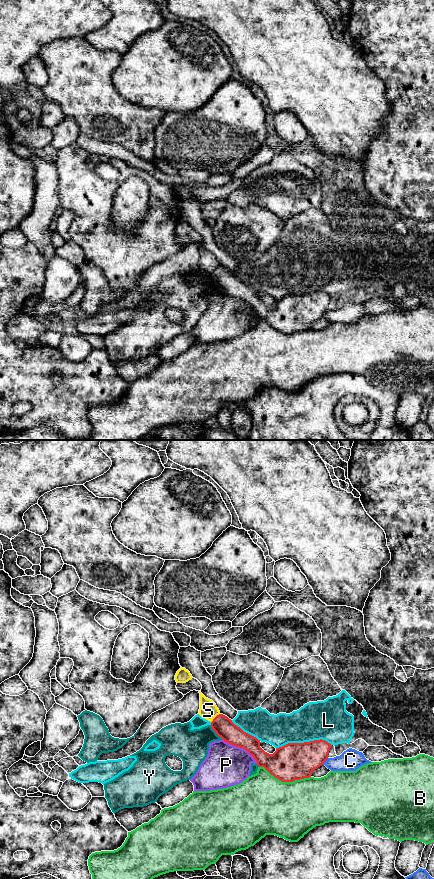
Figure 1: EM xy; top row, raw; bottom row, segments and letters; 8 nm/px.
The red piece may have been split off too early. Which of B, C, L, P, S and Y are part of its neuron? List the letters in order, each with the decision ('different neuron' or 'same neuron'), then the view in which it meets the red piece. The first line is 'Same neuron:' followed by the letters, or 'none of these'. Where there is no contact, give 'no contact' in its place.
Same neuron: none of these
B: different neuron; contact in xy
C: different neuron; contact in xy
L: different neuron; contact in xy
P: different neuron; contact in xy
S: different neuron; contact in xy
Y: different neuron; contact in xy

